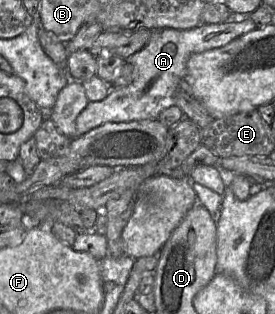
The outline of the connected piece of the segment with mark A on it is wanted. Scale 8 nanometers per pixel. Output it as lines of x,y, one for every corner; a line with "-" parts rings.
242,19
218,24
201,23
188,30
154,30
148,43
125,59
134,68
132,83
125,87
112,88
101,101
89,101
76,118
76,136
108,122
157,119
164,109
175,105
177,90
184,89
186,65
192,54
222,47
255,29
257,27
251,19

